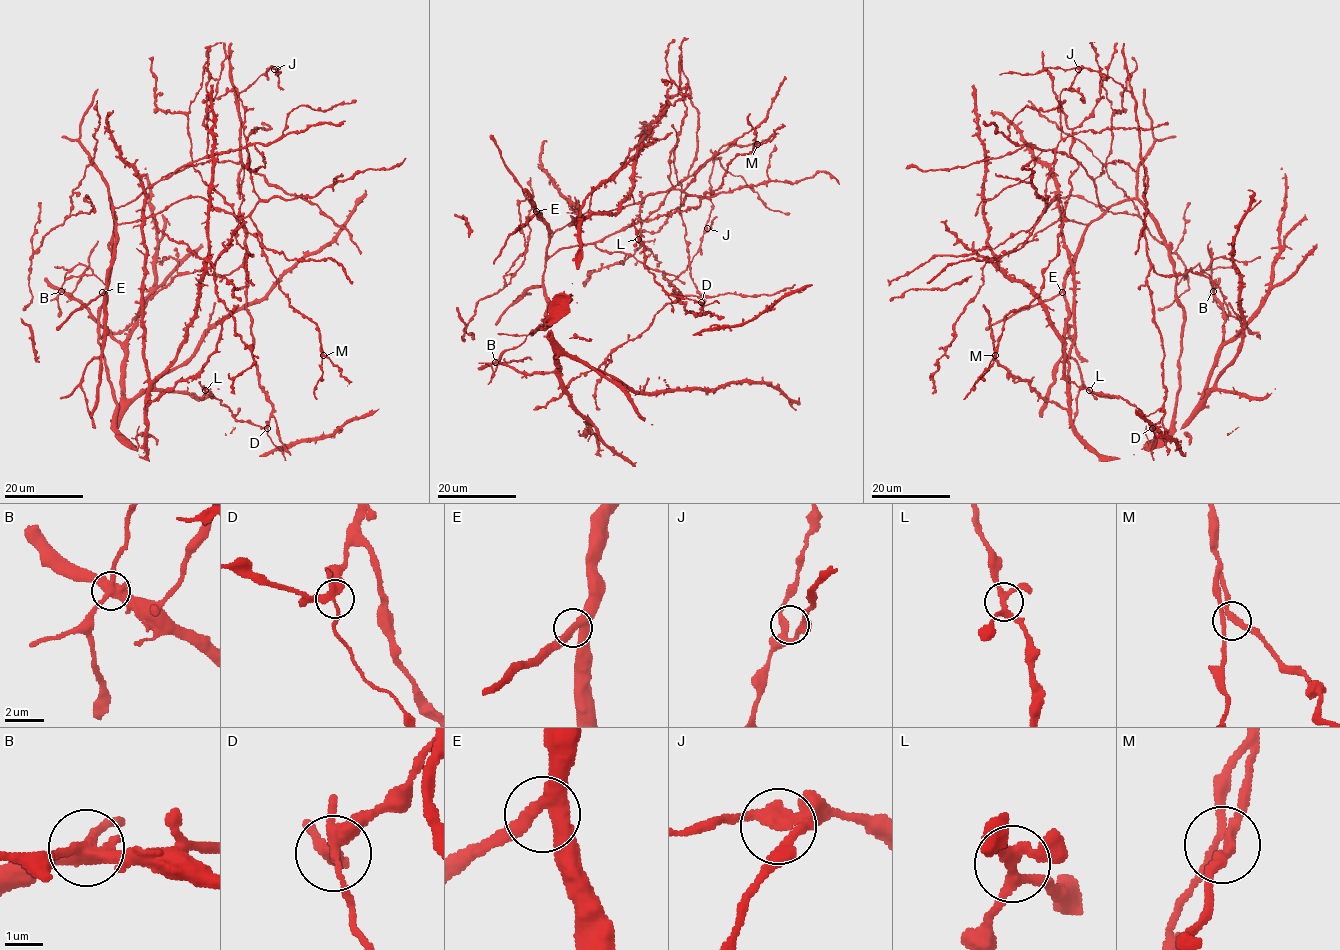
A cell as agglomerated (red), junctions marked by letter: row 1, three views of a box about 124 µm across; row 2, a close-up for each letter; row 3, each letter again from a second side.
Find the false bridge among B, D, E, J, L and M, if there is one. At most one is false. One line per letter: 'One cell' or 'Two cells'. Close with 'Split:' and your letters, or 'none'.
B: One cell
D: Two cells
E: One cell
J: One cell
L: One cell
M: One cell
Split: D

